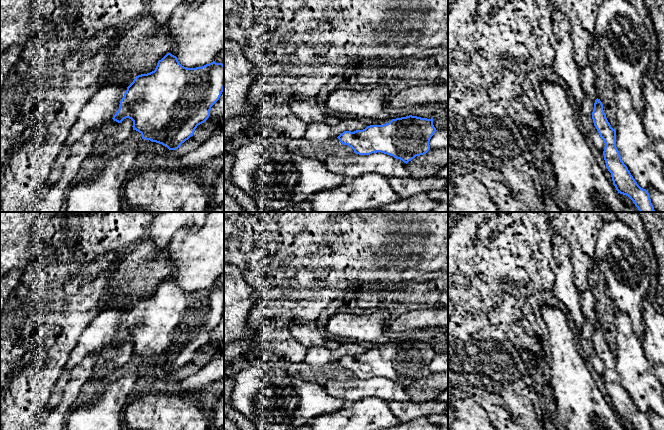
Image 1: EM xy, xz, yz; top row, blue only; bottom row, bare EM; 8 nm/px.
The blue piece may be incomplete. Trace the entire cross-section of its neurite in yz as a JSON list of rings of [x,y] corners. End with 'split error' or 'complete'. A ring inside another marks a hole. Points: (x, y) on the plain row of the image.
[[[598,322],[594,327],[592,343],[601,363],[604,364],[604,384],[618,417],[628,420],[635,430],[653,430],[648,414],[641,412],[637,408],[622,385],[616,371],[616,354],[608,346],[603,334],[603,328]]]; complete

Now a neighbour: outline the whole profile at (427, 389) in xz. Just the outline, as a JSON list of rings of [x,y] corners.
[[[430,373],[426,378],[416,380],[406,390],[411,401],[423,403],[436,400],[440,392],[448,389],[448,373]]]

